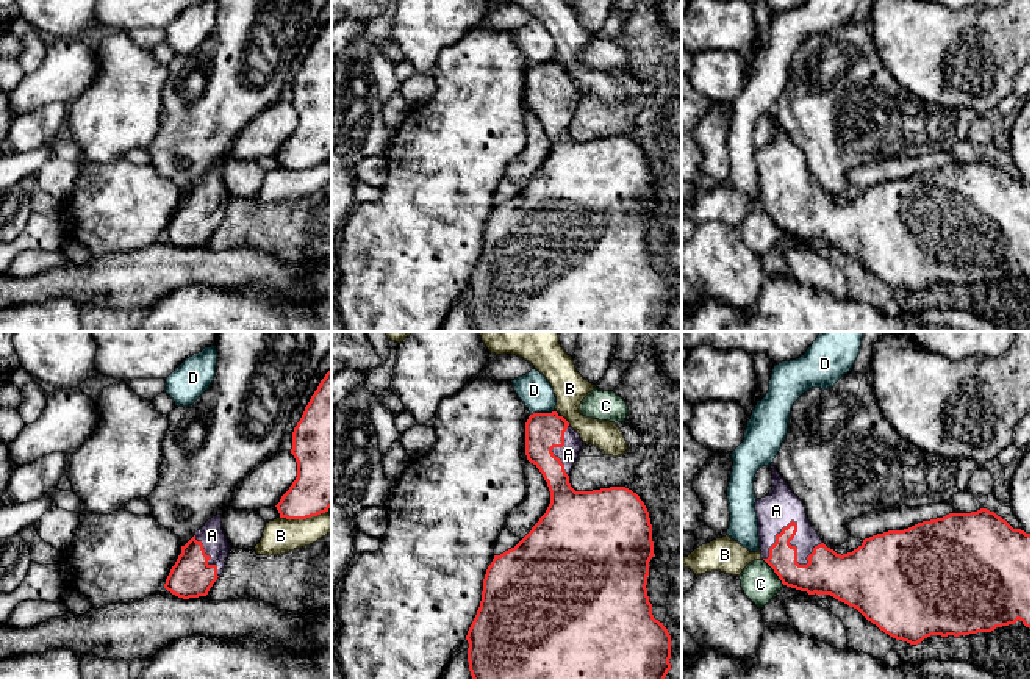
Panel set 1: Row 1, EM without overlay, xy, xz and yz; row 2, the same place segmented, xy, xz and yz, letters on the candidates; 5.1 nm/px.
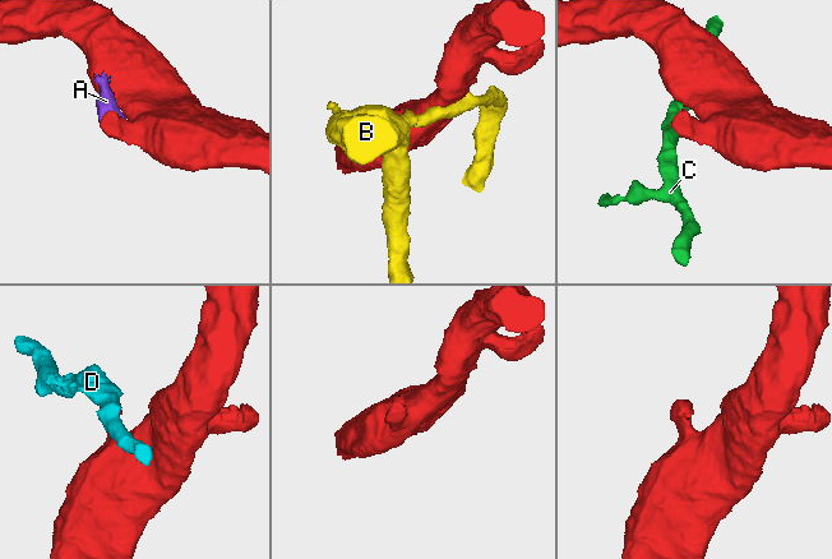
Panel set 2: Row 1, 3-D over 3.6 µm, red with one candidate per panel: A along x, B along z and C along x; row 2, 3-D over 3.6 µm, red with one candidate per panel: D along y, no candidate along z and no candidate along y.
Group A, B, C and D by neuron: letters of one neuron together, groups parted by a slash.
A / B / C / D

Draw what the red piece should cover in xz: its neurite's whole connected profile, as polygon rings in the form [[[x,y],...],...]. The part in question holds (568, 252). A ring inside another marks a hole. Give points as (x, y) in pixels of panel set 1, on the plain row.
[[[557,61],[533,63],[525,72],[525,105],[547,131],[550,153],[532,180],[514,197],[494,205],[486,219],[480,257],[466,285],[469,321],[475,332],[665,332],[671,319],[671,285],[663,272],[654,268],[646,238],[649,211],[655,205],[649,161],[640,146],[625,136],[575,141],[569,133],[569,124],[582,95],[580,84]]]

